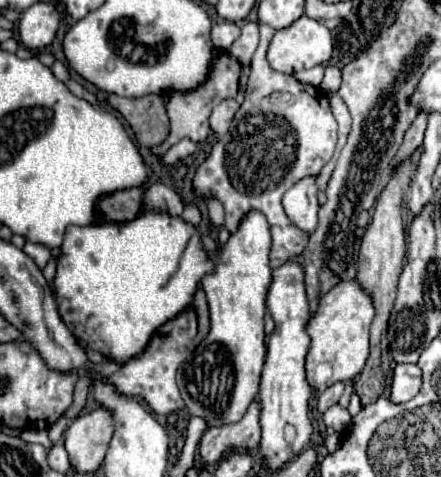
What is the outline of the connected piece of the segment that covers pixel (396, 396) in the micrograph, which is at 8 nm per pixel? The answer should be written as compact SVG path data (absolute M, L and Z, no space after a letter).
M396 365L392 381L392 403L406 403L418 395L422 385L422 371L418 365Z

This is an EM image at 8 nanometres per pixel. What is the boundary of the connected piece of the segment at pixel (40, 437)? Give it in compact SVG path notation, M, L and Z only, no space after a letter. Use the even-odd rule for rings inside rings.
M23 429L19 437L24 439L24 441L28 441L28 443L40 443L40 445L44 445L44 447L52 447L52 445L54 445L54 443L48 439L48 431L46 431L46 429L44 429L44 431Z

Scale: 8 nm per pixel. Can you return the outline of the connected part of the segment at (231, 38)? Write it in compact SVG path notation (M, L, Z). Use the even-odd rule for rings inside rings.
M228 21L216 23L216 25L214 25L214 31L212 31L214 43L220 45L222 49L228 49L240 34L241 30L238 29L238 26Z

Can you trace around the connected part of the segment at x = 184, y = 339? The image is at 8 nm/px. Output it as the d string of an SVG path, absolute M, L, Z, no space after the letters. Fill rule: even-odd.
M184 309L180 315L176 315L174 319L170 319L168 323L164 323L148 341L148 345L144 347L144 351L132 359L128 359L126 363L120 365L120 369L108 377L104 377L104 381L112 387L116 387L118 393L128 395L128 397L142 397L148 407L156 413L156 415L170 415L176 411L182 411L184 399L178 391L176 385L176 367L180 365L180 361L186 357L188 351L188 343L196 337L198 331L198 317L196 311Z

